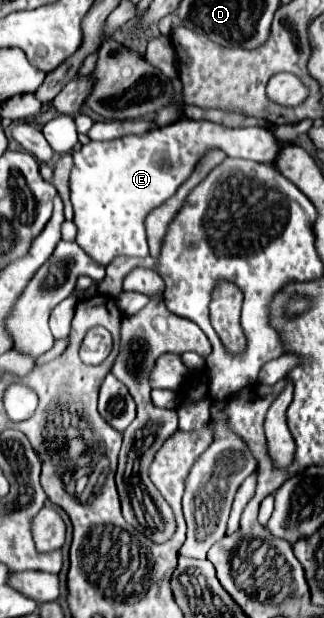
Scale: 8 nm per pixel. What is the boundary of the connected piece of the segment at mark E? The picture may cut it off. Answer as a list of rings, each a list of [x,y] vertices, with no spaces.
[[[179,119],[167,127],[149,131],[145,135],[127,135],[111,141],[89,141],[79,151],[73,151],[73,171],[71,171],[71,203],[73,203],[73,223],[77,225],[77,245],[97,263],[109,265],[117,255],[127,257],[147,257],[149,245],[145,237],[143,219],[151,209],[169,199],[177,187],[189,177],[193,165],[199,161],[201,153],[209,149],[223,149],[229,157],[251,159],[257,163],[273,163],[279,155],[279,143],[267,127],[245,127],[229,129],[211,121]]]

